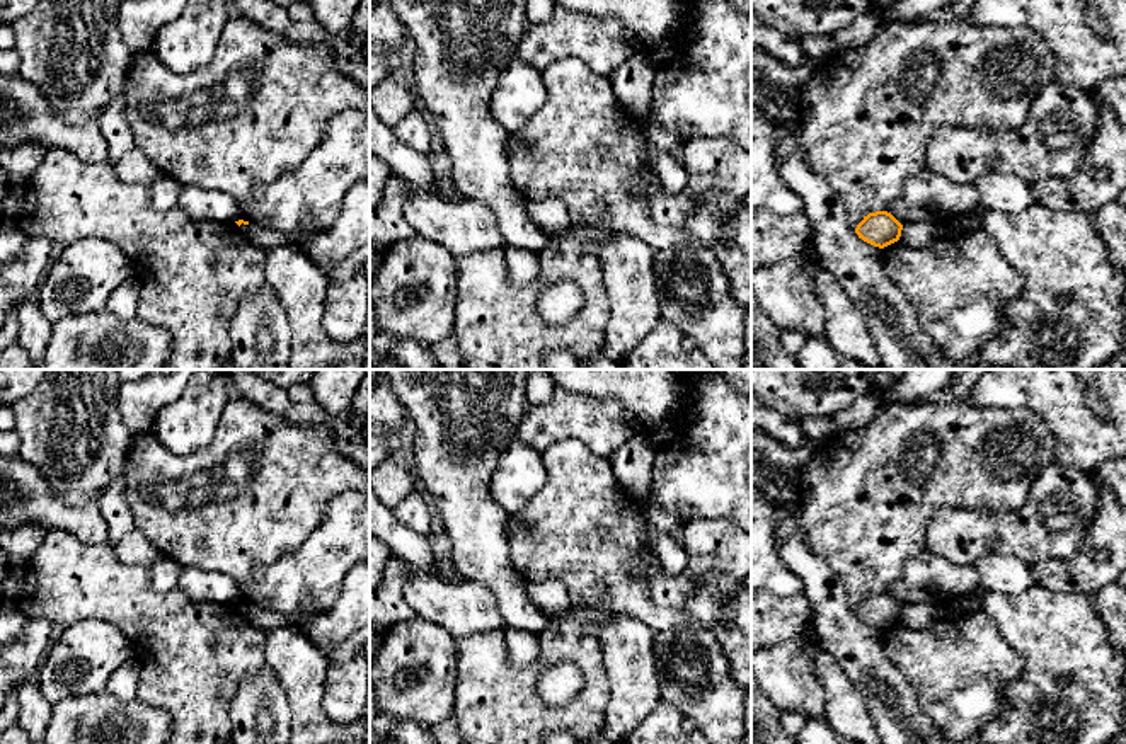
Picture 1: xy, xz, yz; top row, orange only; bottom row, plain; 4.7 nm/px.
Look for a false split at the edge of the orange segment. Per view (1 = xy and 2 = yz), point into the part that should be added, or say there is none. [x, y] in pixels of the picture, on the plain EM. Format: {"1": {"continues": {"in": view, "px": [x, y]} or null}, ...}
{"1": {"continues": null}, "2": {"continues": null}}

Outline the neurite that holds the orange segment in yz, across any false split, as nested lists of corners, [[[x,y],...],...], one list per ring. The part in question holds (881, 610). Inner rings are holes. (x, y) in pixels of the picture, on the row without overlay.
[[[876,592],[864,598],[855,615],[864,623],[884,630],[901,618],[903,606],[888,592]]]

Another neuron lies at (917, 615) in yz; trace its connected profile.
[[[911,603],[903,606],[899,623],[908,628],[928,628],[940,615],[942,611],[934,604]]]

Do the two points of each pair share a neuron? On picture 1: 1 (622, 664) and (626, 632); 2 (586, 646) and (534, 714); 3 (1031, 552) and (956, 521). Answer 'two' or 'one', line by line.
1: one
2: one
3: one

